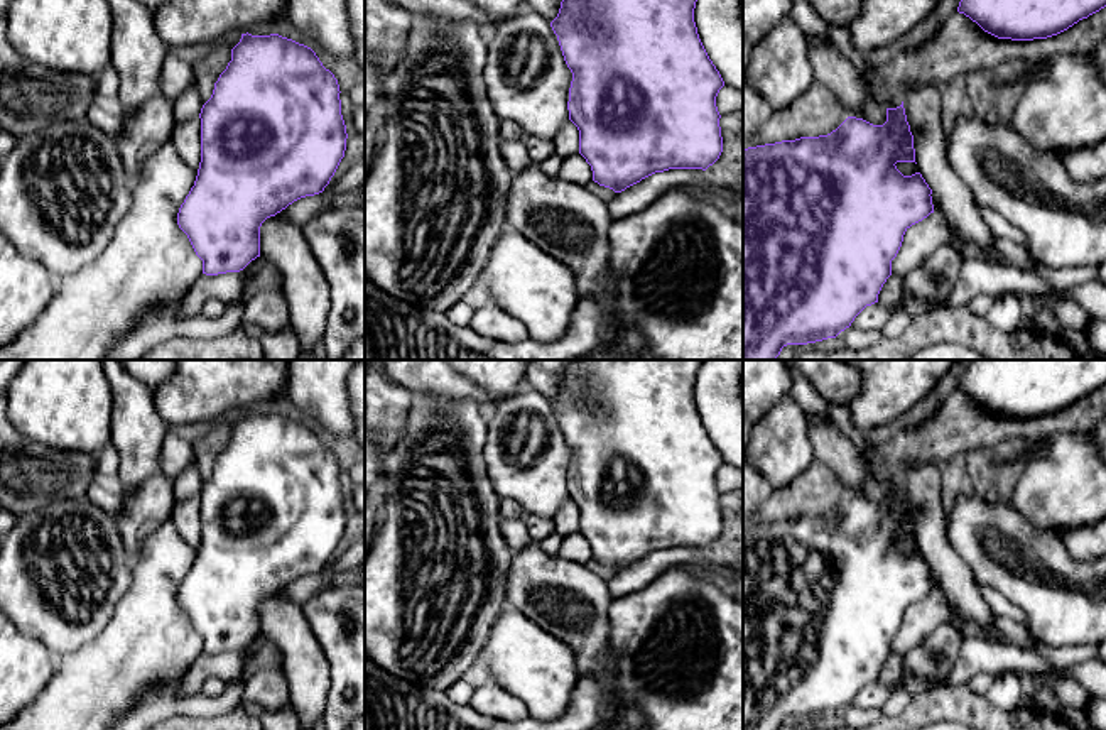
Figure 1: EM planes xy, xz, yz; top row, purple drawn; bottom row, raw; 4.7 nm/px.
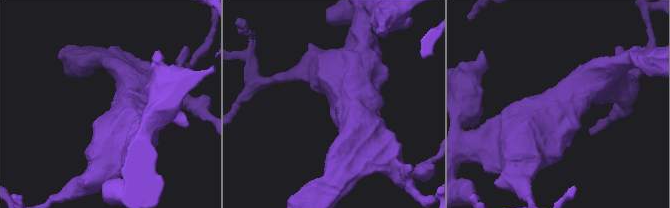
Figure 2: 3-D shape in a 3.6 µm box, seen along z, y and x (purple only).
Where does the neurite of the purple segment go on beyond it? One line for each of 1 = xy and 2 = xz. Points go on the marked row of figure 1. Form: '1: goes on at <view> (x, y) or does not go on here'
1: does not go on here
2: does not go on here

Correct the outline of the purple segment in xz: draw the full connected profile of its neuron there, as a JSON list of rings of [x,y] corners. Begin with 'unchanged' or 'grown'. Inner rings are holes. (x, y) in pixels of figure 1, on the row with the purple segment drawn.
unchanged; [[[562,0],[557,17],[550,22],[557,35],[564,61],[572,73],[569,88],[569,120],[579,130],[579,154],[586,159],[593,171],[593,181],[599,186],[621,193],[642,179],[669,169],[702,169],[713,166],[723,152],[723,137],[719,127],[719,112],[716,96],[724,81],[709,59],[694,22],[694,8],[697,0]]]

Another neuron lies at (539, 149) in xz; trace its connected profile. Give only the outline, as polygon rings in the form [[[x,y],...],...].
[[[503,120],[500,123],[500,133],[501,140],[522,142],[527,147],[529,157],[534,164],[540,166],[556,152],[556,147],[550,140],[544,140],[523,132],[515,122]]]

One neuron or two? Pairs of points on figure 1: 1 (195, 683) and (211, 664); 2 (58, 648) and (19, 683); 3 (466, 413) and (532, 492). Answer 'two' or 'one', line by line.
1: one
2: two
3: two

